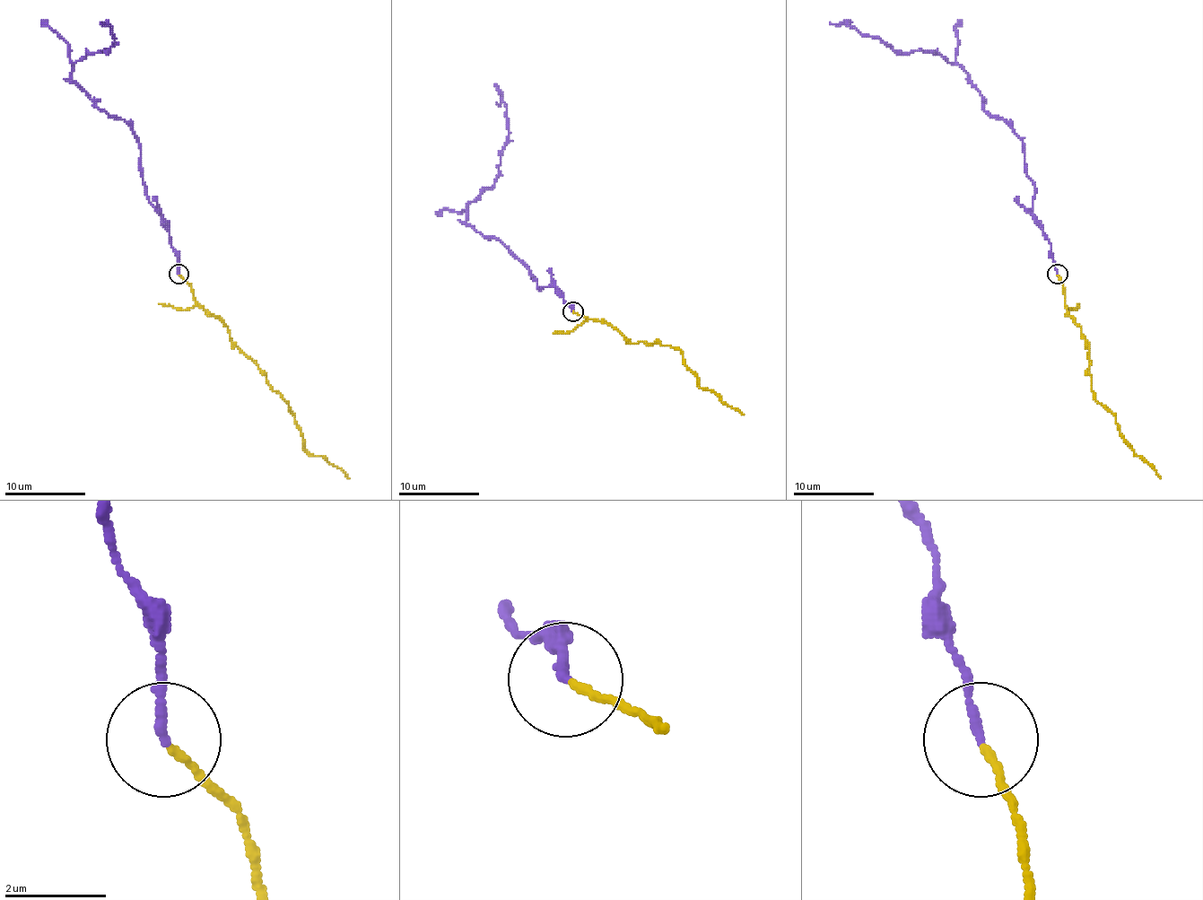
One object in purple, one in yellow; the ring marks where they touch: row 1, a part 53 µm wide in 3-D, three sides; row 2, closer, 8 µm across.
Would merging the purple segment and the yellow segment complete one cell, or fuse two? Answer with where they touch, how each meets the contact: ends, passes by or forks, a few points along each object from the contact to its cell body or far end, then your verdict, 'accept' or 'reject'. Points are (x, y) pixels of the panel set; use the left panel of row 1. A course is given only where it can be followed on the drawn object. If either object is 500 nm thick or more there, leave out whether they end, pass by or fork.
place (178, 274); purple ends; yellow ends; course purple (178, 274), (169, 224), (141, 174), (141, 144), (72, 74), (74, 63), (106, 52), (114, 40), (100, 21); course yellow (178, 275), (283, 397), (302, 446), (349, 478); reject

